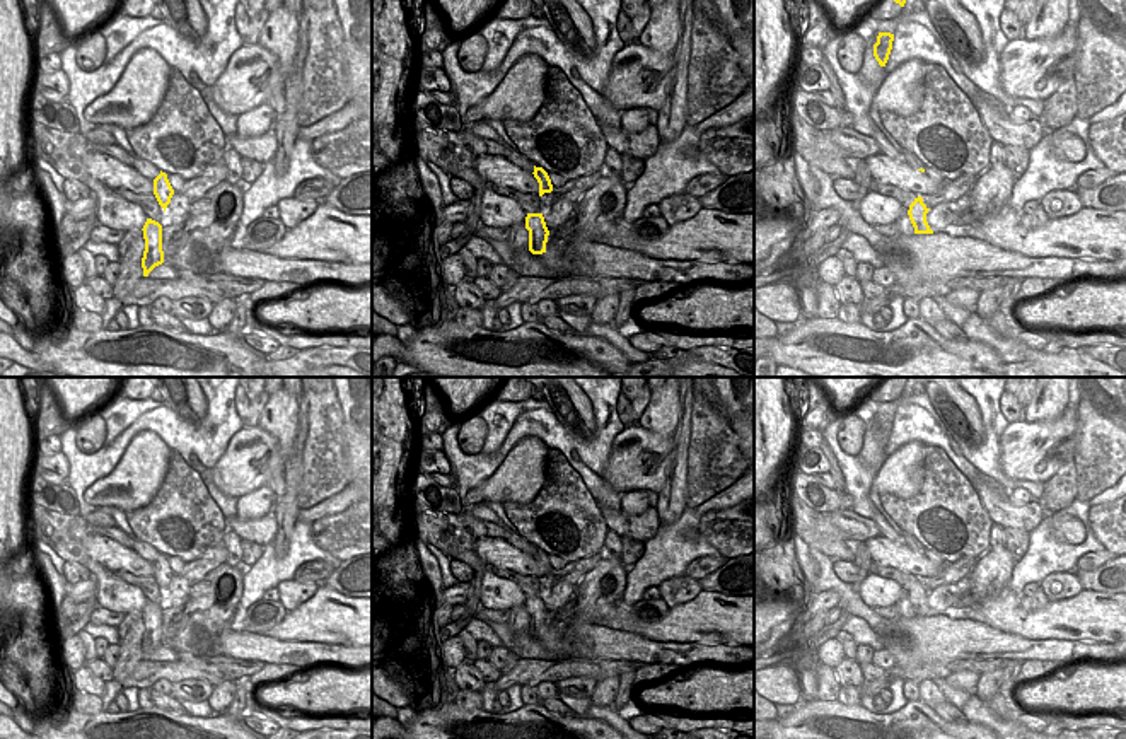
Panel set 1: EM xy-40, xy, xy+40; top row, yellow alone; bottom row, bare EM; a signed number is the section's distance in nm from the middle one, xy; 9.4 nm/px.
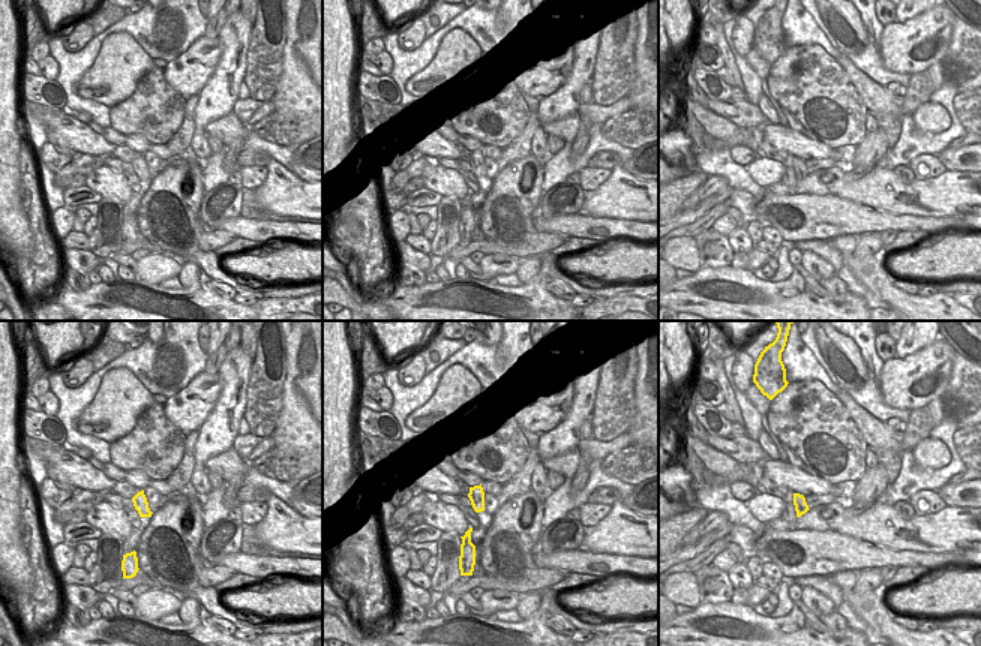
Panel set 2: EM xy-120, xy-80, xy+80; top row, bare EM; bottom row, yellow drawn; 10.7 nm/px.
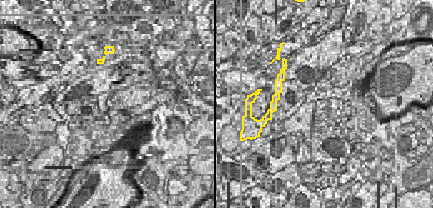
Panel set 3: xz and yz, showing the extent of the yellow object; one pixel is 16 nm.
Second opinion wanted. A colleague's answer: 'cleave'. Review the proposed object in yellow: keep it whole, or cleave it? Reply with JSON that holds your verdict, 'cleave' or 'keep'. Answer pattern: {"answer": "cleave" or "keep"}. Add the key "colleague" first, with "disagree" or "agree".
{"colleague": "disagree", "answer": "keep"}

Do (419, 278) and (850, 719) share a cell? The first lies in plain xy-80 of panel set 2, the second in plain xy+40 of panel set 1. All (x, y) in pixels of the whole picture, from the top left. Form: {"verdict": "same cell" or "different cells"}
{"verdict": "different cells"}

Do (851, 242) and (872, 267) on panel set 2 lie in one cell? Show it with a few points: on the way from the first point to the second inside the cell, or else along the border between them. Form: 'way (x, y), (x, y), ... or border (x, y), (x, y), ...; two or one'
border (852, 252), (843, 255); two

